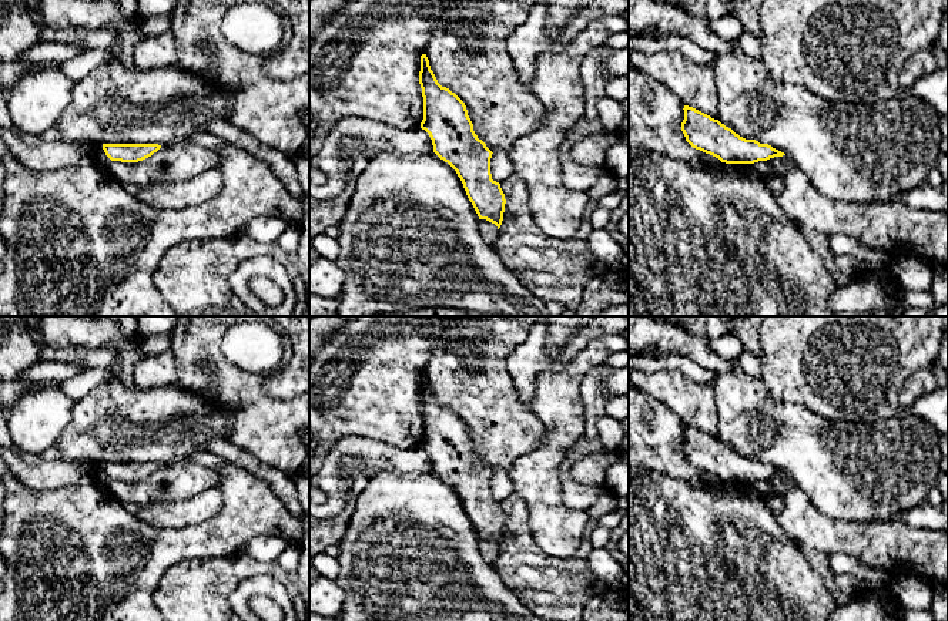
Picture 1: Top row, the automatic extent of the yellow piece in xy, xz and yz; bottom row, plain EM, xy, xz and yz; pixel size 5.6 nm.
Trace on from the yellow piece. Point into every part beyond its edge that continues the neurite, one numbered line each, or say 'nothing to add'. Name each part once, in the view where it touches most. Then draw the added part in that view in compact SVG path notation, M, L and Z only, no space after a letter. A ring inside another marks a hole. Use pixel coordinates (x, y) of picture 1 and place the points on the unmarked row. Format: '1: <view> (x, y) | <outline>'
nothing to add

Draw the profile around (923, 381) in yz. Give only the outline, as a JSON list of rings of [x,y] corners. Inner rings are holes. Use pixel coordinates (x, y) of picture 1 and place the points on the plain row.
[[[922,367],[908,376],[898,393],[901,410],[908,409],[921,395],[929,393],[937,387],[937,377],[931,369]]]

